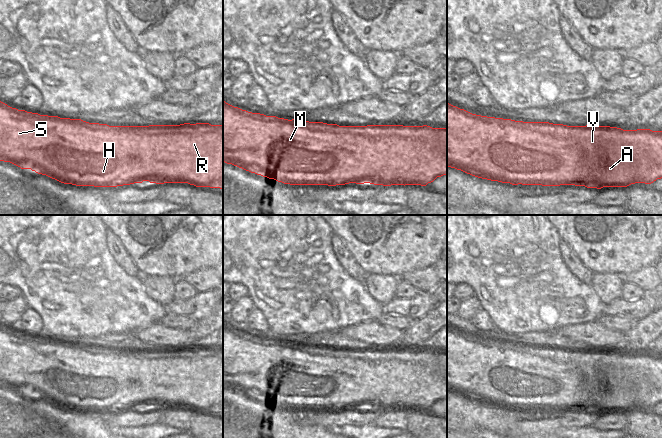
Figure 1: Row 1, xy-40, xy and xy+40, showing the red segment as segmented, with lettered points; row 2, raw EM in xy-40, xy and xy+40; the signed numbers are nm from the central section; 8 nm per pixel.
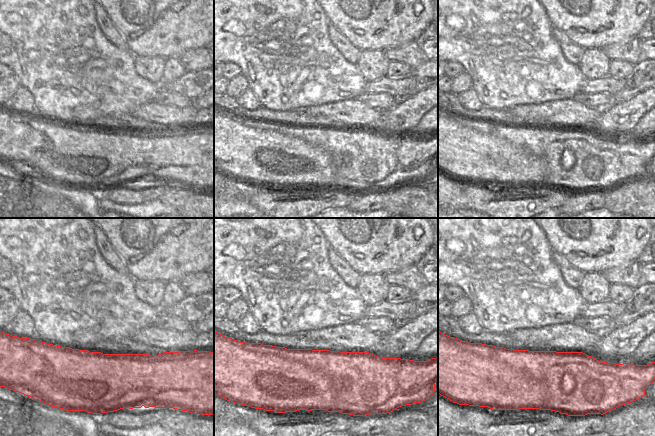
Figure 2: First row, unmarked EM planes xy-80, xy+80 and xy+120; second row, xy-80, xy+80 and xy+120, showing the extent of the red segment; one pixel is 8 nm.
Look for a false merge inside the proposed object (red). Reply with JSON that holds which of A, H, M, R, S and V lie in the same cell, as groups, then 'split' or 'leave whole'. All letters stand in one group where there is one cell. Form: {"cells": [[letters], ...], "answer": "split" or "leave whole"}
{"cells": [["A", "H", "M", "R", "S", "V"]], "answer": "leave whole"}

